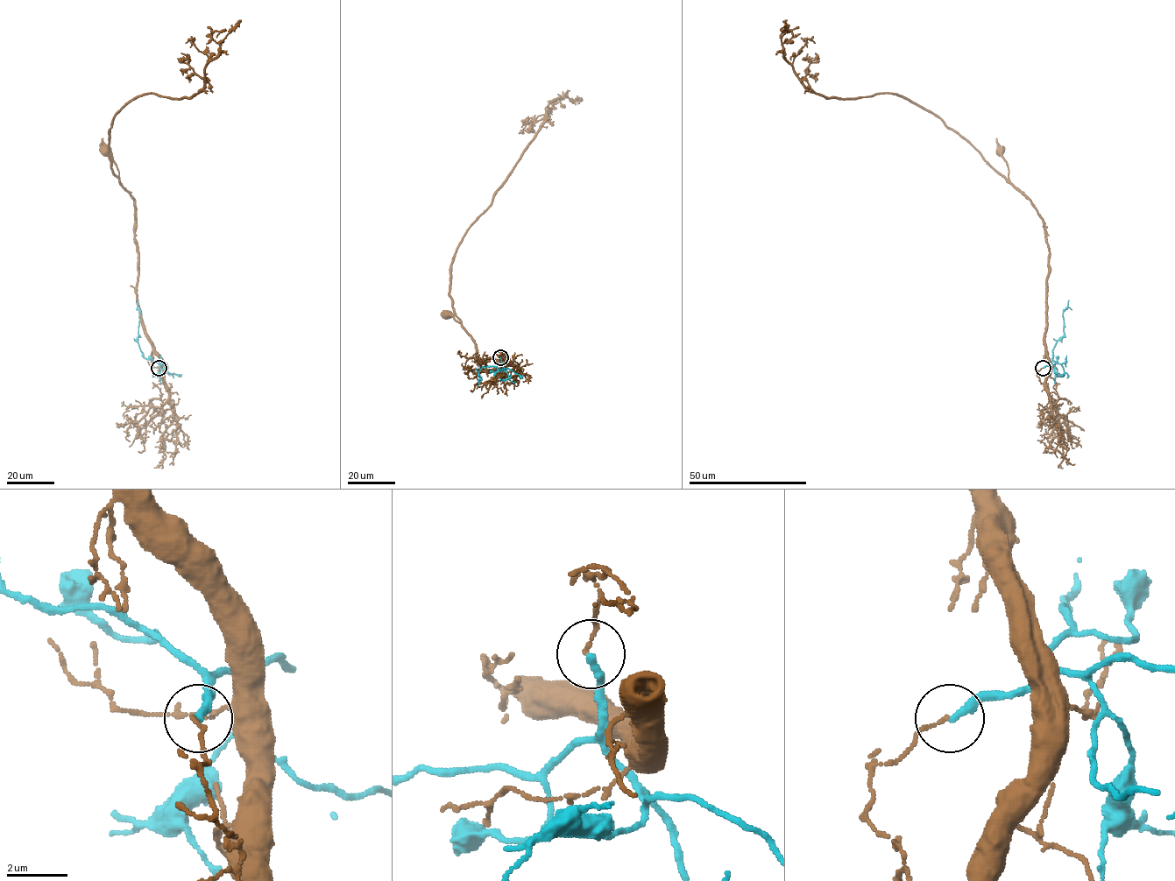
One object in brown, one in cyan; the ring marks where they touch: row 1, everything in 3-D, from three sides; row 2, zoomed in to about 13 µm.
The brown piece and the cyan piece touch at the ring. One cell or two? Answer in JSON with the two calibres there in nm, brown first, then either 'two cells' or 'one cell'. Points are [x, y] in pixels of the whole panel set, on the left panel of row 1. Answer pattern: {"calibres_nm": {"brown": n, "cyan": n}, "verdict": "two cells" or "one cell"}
{"calibres_nm": {"brown": 110, "cyan": 260}, "verdict": "two cells"}

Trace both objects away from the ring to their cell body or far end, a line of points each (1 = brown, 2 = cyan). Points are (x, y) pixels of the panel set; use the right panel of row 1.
1: (1043, 367), (1036, 375), (1042, 384), (1050, 371), (1044, 341), (1049, 247), (1044, 222), (1011, 183), (999, 151)
2: (1043, 367), (1052, 361), (1052, 351), (1064, 334), (1063, 311), (1068, 299)

